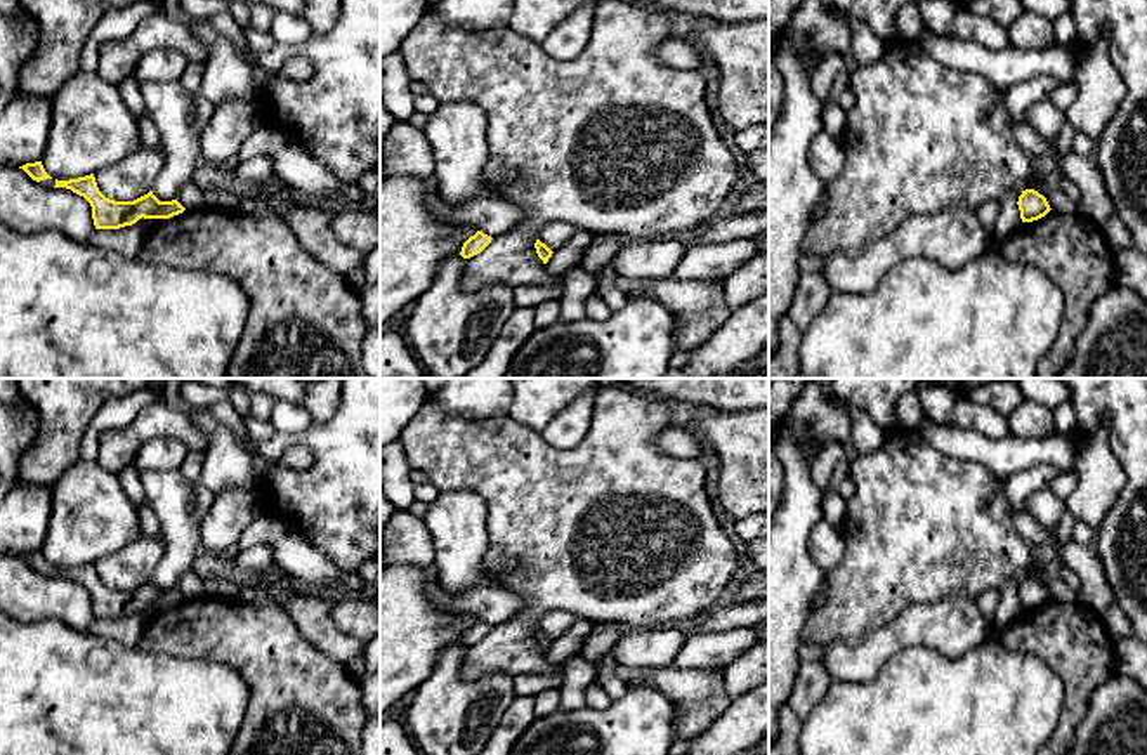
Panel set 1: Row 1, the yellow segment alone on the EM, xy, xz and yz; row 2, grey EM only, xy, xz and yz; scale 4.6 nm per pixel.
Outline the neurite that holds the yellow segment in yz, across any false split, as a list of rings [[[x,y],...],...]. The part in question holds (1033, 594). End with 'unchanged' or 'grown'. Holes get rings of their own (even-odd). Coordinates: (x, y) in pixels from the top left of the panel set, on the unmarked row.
[[[1034,578],[1022,580],[1017,594],[1020,599],[1022,611],[1038,609],[1052,599],[1046,587]]]; unchanged

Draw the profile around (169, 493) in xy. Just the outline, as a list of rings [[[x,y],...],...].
[[[141,470],[149,507],[161,522],[165,555],[151,576],[160,590],[172,590],[203,547],[193,503],[193,486],[179,470]]]

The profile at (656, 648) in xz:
[[[673,627],[637,630],[613,647],[614,661],[633,670],[668,666],[687,640],[687,632]]]

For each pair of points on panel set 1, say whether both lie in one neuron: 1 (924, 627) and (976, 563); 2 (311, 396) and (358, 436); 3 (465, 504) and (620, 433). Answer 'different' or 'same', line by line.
1: different
2: different
3: different

